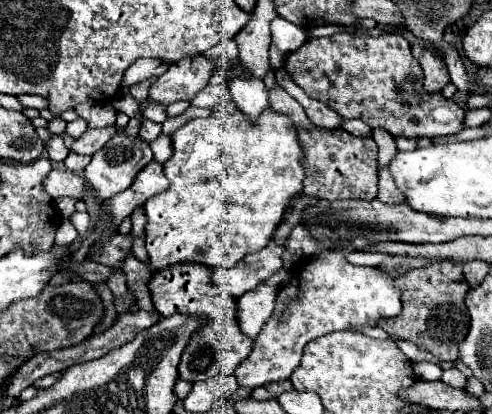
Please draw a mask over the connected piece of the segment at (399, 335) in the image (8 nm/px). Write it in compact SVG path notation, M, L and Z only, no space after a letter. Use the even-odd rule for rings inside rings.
M440 261L412 269L396 279L396 289L400 289L402 301L400 315L378 321L376 325L382 327L390 337L410 341L420 351L428 351L440 361L458 359L458 343L470 329L470 315L464 305L464 297L470 287L462 277L462 265Z

